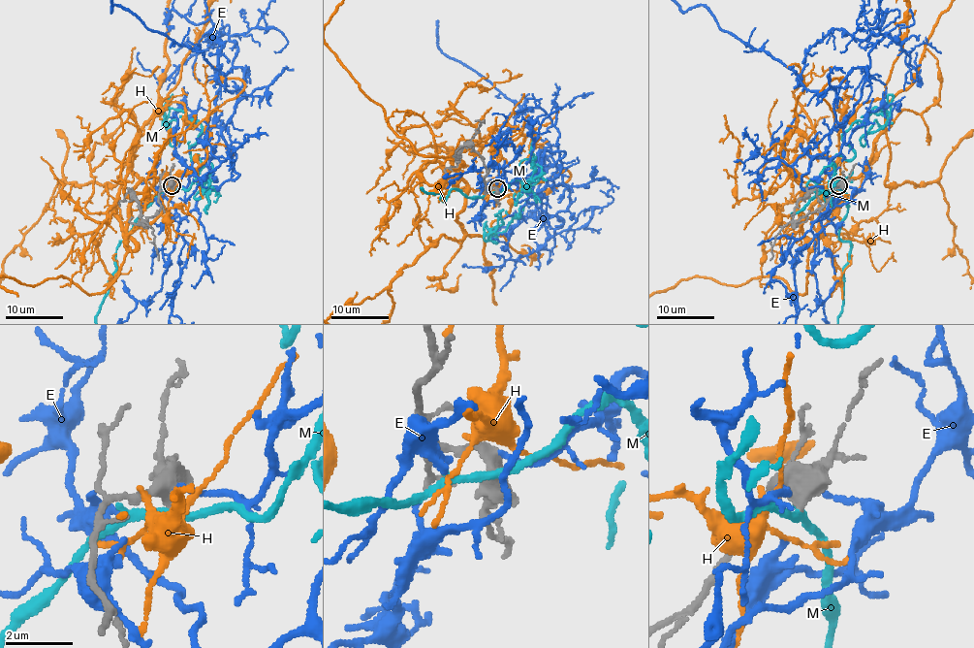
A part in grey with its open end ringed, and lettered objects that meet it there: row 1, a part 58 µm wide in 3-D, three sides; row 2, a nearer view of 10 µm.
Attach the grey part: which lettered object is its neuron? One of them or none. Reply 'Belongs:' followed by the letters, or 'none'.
Belongs: E

